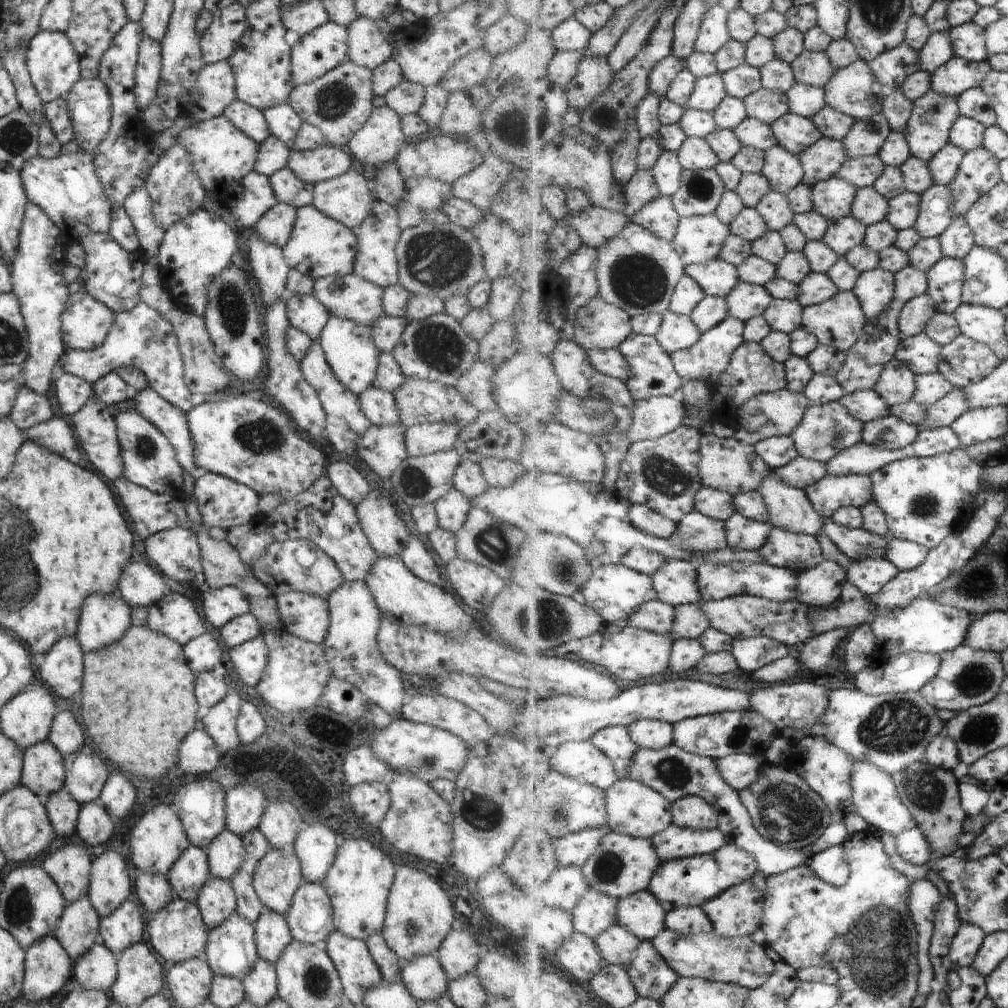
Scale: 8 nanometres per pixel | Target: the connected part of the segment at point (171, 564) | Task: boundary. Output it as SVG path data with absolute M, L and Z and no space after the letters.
M174 527L145 538L149 564L180 582L191 582L202 574L201 548L194 532Z

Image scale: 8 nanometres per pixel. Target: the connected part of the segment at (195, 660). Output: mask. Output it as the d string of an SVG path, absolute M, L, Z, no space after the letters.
M210 633L191 640L183 646L183 653L188 668L196 675L212 671L221 662L222 648Z

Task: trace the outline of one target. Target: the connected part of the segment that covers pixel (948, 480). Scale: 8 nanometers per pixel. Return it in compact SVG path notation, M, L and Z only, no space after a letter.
M962 448L935 457L905 458L877 470L871 476L874 483L875 501L885 511L892 528L892 535L899 539L908 539L923 544L931 549L936 549L951 534L962 535L976 514L979 503L978 495L982 491L980 478L985 474L985 467Z

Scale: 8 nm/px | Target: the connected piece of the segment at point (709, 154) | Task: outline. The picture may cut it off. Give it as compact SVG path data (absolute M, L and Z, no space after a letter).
M688 137L679 157L685 169L697 171L715 169L722 161L709 140L700 137Z

